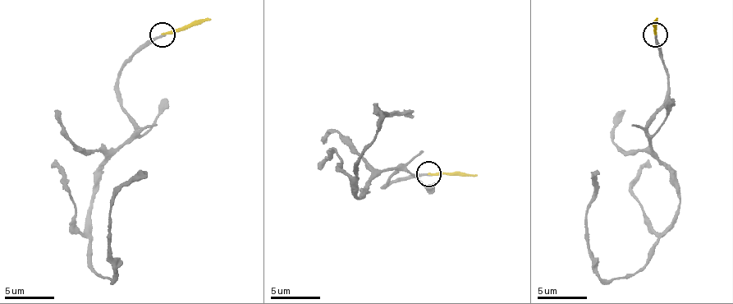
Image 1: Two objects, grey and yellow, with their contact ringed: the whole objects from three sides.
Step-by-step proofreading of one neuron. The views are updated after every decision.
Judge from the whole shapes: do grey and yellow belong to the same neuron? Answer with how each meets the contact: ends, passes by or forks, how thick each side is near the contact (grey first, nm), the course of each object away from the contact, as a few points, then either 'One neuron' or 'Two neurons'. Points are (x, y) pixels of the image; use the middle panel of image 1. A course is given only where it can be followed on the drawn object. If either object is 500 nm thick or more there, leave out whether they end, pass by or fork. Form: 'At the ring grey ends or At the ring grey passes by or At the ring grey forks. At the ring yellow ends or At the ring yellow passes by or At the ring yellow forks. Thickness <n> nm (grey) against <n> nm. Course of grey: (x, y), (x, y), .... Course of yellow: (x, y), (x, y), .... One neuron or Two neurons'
At the ring grey ends. At the ring yellow ends. Thickness 200 nm (grey) against 220 nm. Course of grey: (428, 173), (386, 186), (400, 166), (381, 171), (355, 195), (355, 161), (378, 128), (376, 106), (413, 118). Course of yellow: (428, 173), (478, 176). One neuron

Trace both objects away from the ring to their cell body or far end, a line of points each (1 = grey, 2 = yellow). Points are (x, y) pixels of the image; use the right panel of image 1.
1: (654, 34), (666, 104), (647, 134), (677, 221), (634, 274), (610, 281), (590, 248), (600, 171)
2: (654, 34), (657, 20)

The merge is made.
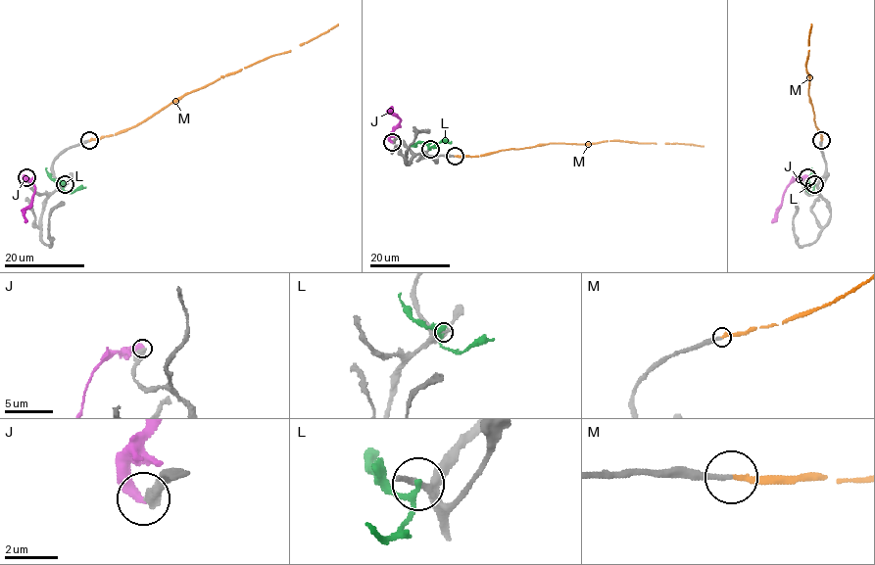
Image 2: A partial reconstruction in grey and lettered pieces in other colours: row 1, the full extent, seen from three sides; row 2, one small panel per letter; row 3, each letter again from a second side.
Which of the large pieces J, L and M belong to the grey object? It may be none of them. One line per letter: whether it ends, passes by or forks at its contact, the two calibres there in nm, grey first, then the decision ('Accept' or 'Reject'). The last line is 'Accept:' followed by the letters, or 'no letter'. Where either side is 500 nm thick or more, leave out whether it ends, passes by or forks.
J: It ends there. Thickness 480 nm (grey) against 400 nm. Reject
L: It passes by. Thickness 280 nm (grey) against 160 nm. Reject
M: It ends there. Thickness 200 nm (grey) against 190 nm. Accept
Accept: M

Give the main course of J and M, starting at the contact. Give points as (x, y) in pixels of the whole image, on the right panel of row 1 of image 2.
J: (807, 177), (796, 178), (786, 188), (776, 217), (771, 222)
M: (821, 140), (808, 96), (806, 64), (811, 23)

